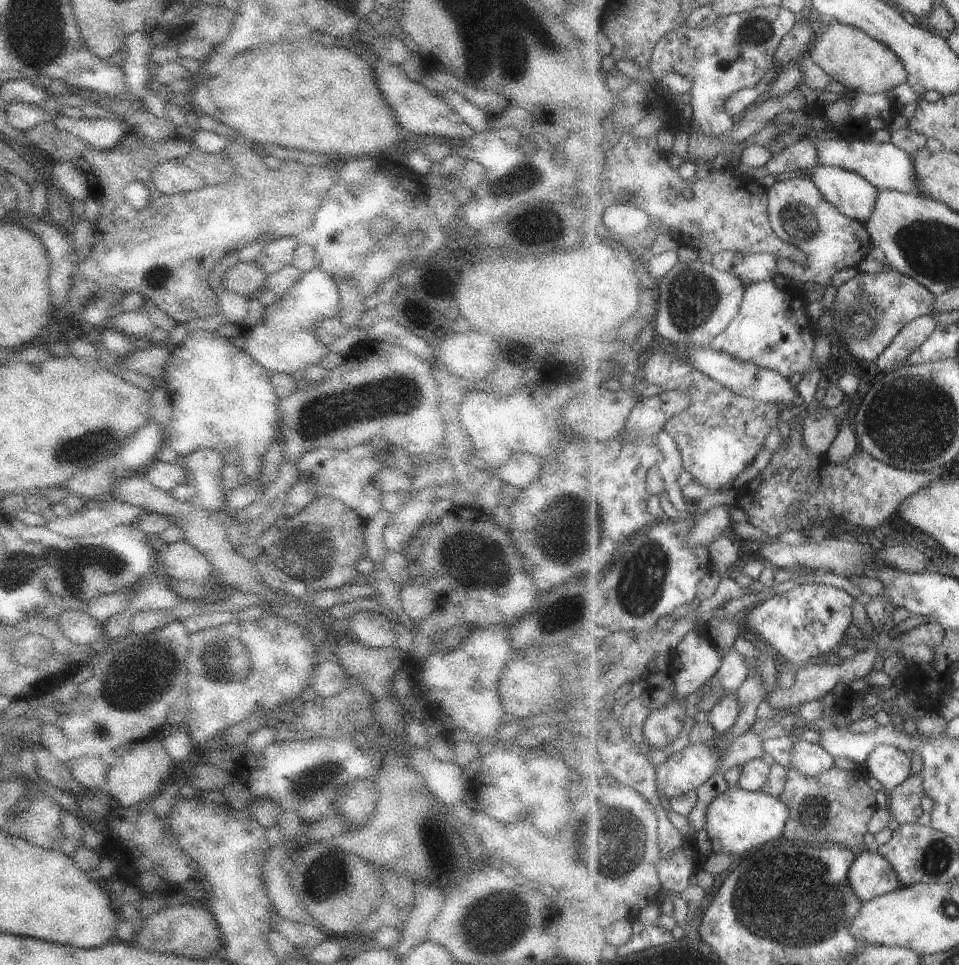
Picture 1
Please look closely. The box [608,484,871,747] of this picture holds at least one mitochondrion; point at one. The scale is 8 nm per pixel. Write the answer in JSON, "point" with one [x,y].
{"point":[641,579]}

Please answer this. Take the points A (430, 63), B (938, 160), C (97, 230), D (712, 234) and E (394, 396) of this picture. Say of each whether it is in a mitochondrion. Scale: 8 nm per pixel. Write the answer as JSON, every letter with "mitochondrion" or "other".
{"A":"other","B":"other","C":"other","D":"other","E":"mitochondrion"}

